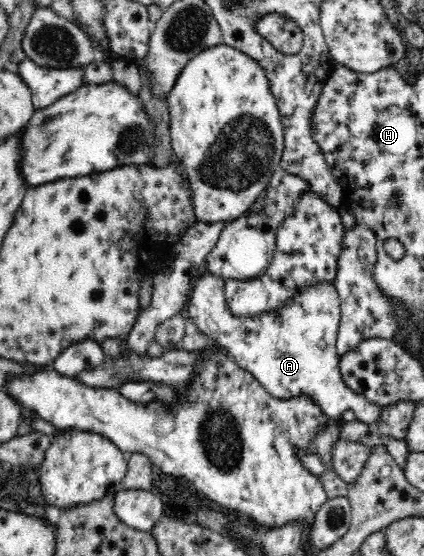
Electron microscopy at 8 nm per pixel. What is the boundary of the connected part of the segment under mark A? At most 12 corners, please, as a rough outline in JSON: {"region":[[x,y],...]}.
{"region":[[206,272],[185,314],[271,396],[305,393],[334,420],[384,406],[349,388],[334,285],[235,318]]}

